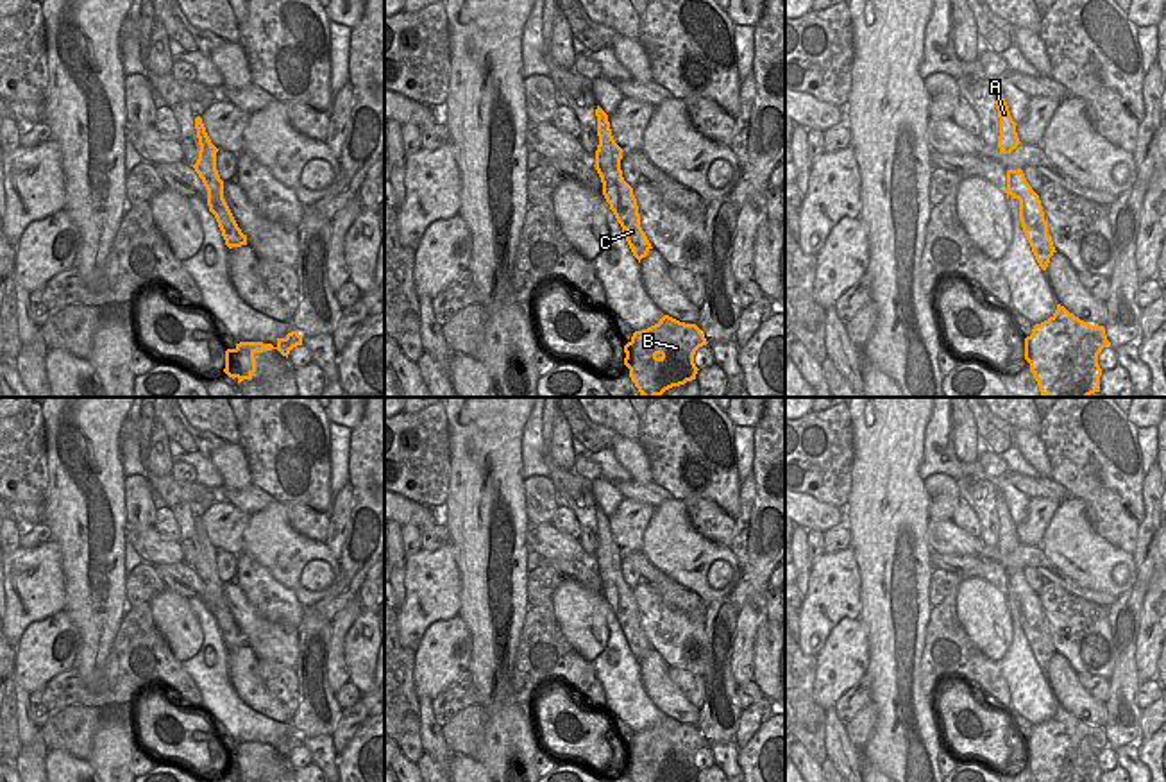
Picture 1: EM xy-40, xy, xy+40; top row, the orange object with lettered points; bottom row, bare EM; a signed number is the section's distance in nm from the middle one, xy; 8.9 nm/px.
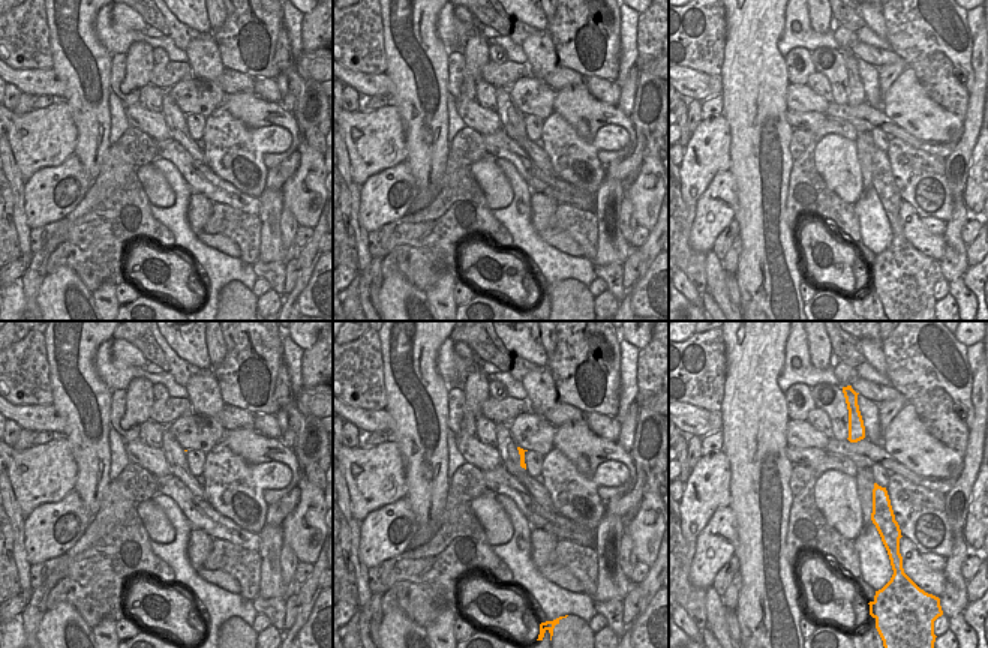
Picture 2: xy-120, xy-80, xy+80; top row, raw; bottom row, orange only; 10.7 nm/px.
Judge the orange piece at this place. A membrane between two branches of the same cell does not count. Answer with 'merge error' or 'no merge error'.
no merge error

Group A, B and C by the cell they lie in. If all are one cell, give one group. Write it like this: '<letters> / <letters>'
A B C

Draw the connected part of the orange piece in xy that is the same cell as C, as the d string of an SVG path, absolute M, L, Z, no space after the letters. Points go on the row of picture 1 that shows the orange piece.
M597 106L597 136L596 170L603 183L603 195L610 204L617 222L622 227L626 242L638 259L646 258L653 249L646 233L640 227L640 215L633 188L624 181L621 170L622 149L615 143L608 122L608 115Z

